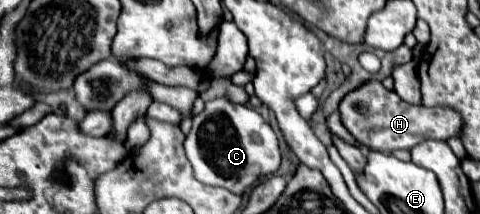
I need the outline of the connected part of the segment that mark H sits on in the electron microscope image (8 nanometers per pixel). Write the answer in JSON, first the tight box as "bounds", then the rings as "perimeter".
{"bounds":[340,80,462,153],"perimeter":[[[368,80],[348,92],[340,102],[340,116],[346,130],[368,150],[392,153],[392,150],[411,150],[422,140],[448,140],[450,136],[458,136],[462,128],[460,114],[454,114],[450,108],[426,108],[414,106],[404,100],[394,90],[386,90],[382,82]]]}

